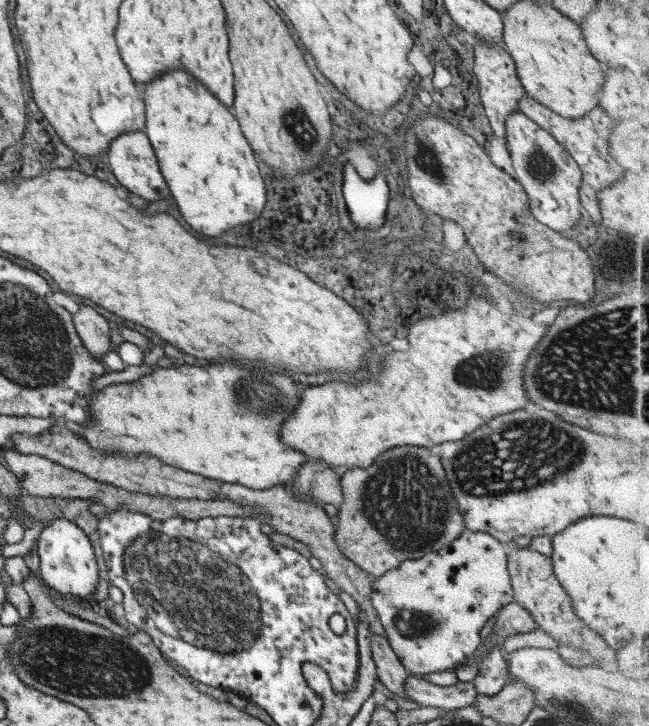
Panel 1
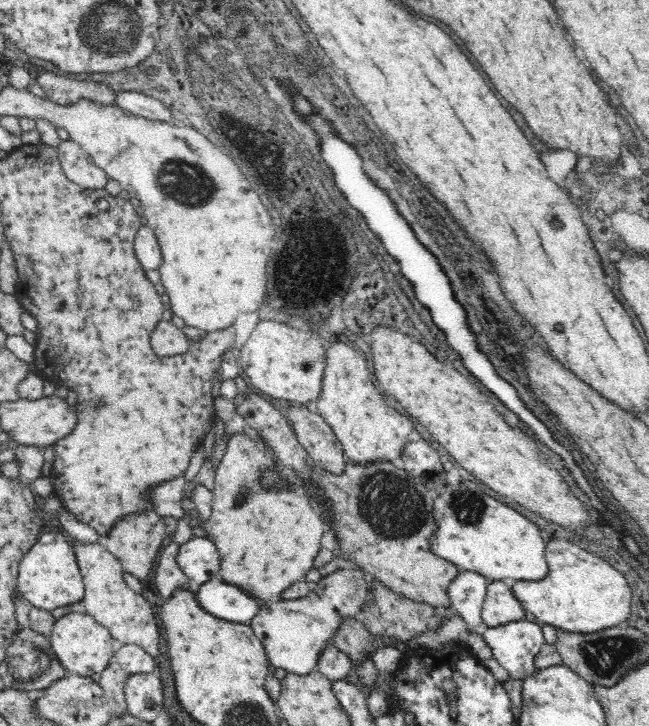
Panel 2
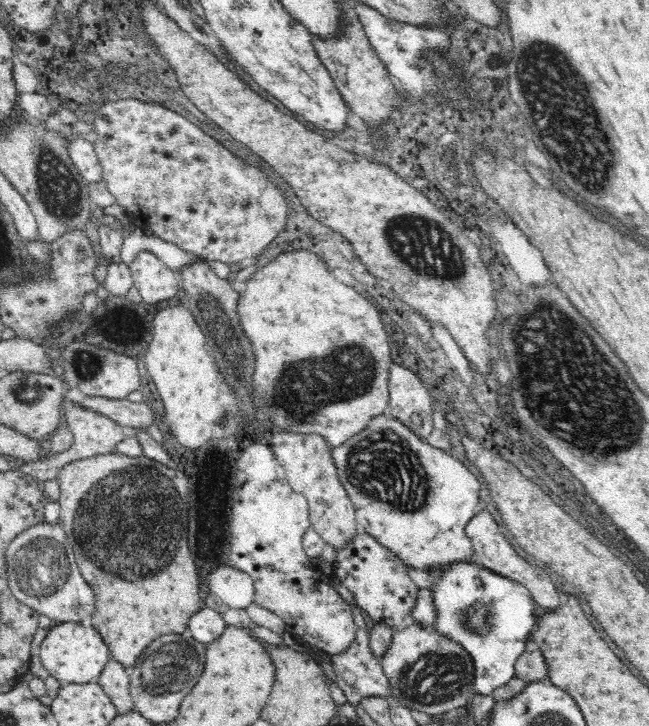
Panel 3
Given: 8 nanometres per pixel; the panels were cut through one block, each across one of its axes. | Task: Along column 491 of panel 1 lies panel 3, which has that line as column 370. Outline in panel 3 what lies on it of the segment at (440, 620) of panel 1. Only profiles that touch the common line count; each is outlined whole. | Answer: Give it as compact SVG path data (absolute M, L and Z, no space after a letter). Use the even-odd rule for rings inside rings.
M360 530L341 549L338 549L334 571L341 585L352 592L358 611L364 610L375 624L385 624L388 628L394 630L396 626L404 626L404 624L408 626L408 624L413 623L410 620L410 612L416 604L416 598L418 598L420 590L419 586L408 575L408 565L398 555L390 551L388 547L376 541L372 535Z

